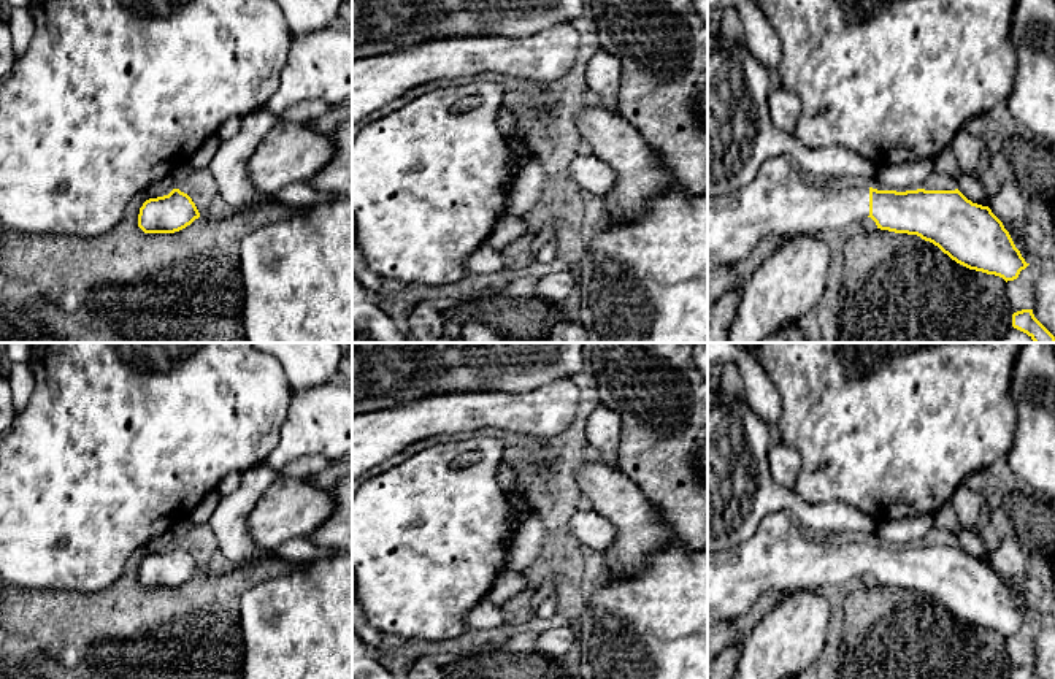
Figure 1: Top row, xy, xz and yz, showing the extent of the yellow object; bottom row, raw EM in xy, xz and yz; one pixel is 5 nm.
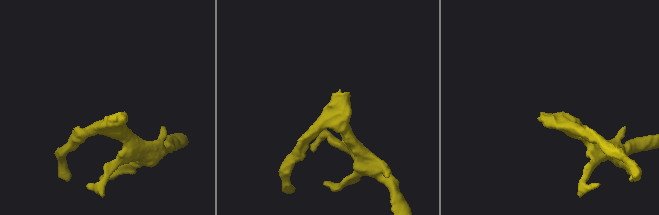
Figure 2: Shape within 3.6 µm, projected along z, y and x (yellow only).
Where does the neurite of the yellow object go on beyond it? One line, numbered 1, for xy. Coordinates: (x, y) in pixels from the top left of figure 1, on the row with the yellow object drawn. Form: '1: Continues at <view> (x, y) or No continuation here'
1: No continuation here

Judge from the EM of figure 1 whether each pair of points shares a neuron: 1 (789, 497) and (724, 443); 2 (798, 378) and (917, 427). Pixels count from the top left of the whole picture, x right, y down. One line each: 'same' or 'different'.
1: same
2: same

